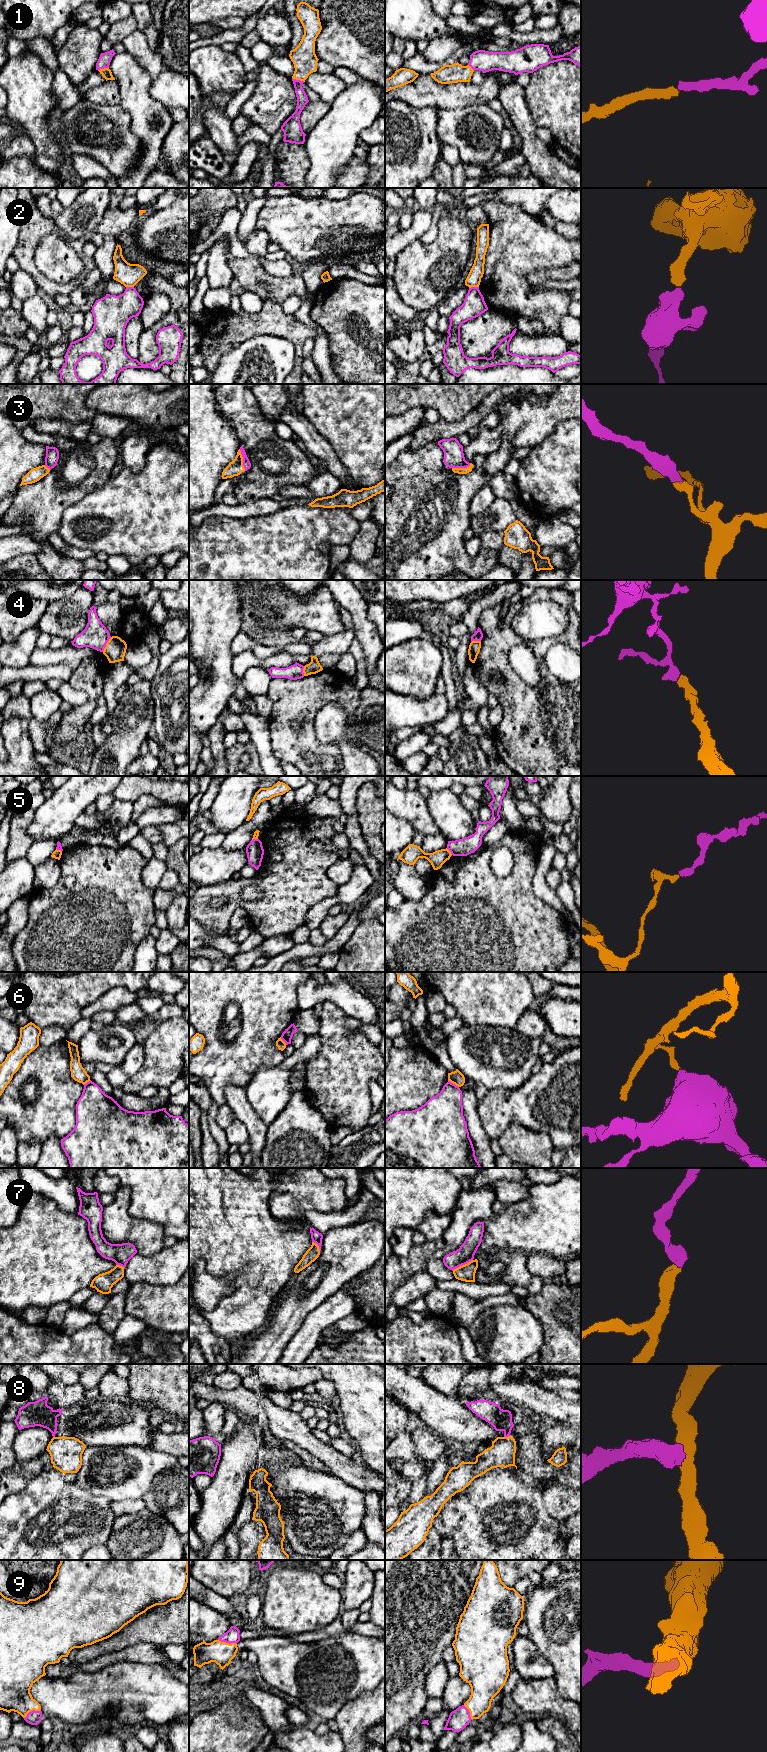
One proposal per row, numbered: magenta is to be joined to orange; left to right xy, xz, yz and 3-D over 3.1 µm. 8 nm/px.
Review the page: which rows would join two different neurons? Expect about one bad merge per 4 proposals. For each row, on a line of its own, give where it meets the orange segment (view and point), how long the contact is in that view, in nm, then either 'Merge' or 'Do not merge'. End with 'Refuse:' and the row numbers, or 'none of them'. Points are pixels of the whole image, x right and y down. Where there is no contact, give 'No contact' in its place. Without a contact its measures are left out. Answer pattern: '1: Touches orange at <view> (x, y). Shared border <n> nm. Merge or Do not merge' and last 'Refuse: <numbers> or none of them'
1: Touches orange at xz (298, 79). Shared border 110 nm. Merge
2: Touches orange at yz (473, 286). Shared border 80 nm. Do not merge
3: Touches orange at xz (242, 460). Shared border 180 nm. Merge
4: Touches orange at xy (106, 644). Shared border 140 nm. Do not merge
5: Touches orange at yz (449, 851). Shared border 80 nm. Do not merge
6: Touches orange at yz (453, 1083). Shared border 110 nm. Do not merge
7: Touches orange at yz (462, 1265). Shared border 190 nm. Merge
8: Touches orange at yz (506, 1437). Shared border 50 nm. Do not merge
9: Touches orange at xz (227, 1643). Shared border 160 nm. Merge
Refuse: 2, 4, 5, 6, 8

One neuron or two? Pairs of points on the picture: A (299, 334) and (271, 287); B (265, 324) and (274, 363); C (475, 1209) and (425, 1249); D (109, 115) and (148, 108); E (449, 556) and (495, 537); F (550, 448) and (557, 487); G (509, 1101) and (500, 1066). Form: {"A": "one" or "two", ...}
{"A": "two", "B": "two", "C": "one", "D": "two", "E": "two", "F": "one", "G": "two"}

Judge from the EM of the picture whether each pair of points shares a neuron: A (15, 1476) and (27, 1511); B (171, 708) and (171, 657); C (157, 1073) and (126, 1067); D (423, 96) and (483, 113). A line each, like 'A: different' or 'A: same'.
A: different
B: same
C: different
D: different

